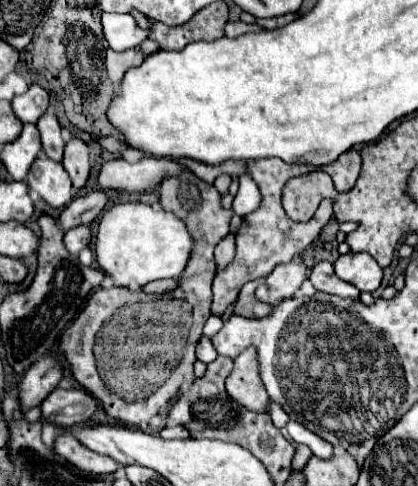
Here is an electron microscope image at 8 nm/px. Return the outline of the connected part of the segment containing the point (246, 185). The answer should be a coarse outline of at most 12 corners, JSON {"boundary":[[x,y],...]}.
{"boundary":[[240,175],[232,211],[240,217],[260,203],[260,189],[250,175]]}

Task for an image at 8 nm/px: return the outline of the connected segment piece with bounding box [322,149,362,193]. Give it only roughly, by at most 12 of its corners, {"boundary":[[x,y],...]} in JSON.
{"boundary":[[356,149],[340,155],[322,171],[334,179],[336,191],[354,187],[360,167]]}

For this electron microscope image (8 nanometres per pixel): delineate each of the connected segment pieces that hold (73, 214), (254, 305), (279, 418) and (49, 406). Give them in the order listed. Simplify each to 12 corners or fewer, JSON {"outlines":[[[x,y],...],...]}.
{"outlines":[[[102,191],[76,197],[60,213],[64,231],[90,225],[104,209]],[[265,277],[246,283],[234,313],[262,319],[272,313],[270,305],[254,301],[254,289]],[[268,401],[268,413],[276,427],[284,427],[288,423],[288,415],[284,409]],[[56,387],[42,417],[62,427],[86,423],[98,403],[84,389]]]}

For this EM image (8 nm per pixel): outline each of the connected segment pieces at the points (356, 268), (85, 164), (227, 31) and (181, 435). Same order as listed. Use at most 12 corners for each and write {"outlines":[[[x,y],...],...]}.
{"outlines":[[[368,253],[340,255],[334,271],[374,293],[382,269]],[[72,137],[64,151],[64,169],[74,189],[82,189],[92,173],[90,151]],[[232,21],[224,25],[224,37],[238,37],[264,29],[257,24]],[[164,427],[162,439],[188,439],[186,427]]]}

